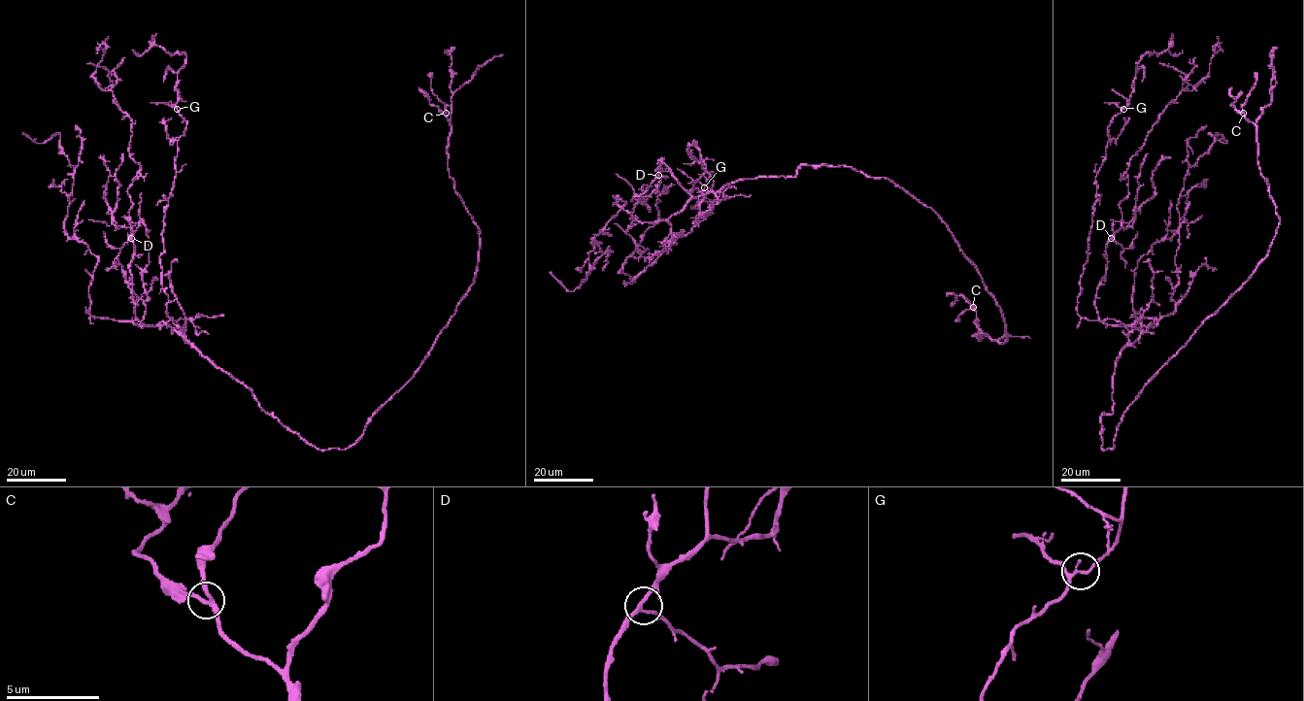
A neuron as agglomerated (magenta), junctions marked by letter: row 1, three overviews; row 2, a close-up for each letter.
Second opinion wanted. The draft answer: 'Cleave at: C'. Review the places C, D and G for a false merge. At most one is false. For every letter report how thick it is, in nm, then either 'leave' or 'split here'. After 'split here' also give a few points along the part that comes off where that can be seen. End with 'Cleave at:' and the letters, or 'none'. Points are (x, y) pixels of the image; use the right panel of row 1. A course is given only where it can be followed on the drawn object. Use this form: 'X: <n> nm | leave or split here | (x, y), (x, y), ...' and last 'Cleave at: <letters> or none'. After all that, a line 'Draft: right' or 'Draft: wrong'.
C: 220 nm | leave
D: 200 nm | leave
G: 150 nm | leave
Cleave at: none
Draft: wrong

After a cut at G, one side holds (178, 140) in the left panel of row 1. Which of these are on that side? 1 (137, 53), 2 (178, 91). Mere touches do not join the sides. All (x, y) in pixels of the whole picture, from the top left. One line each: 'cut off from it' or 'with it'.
1: cut off from it
2: cut off from it

